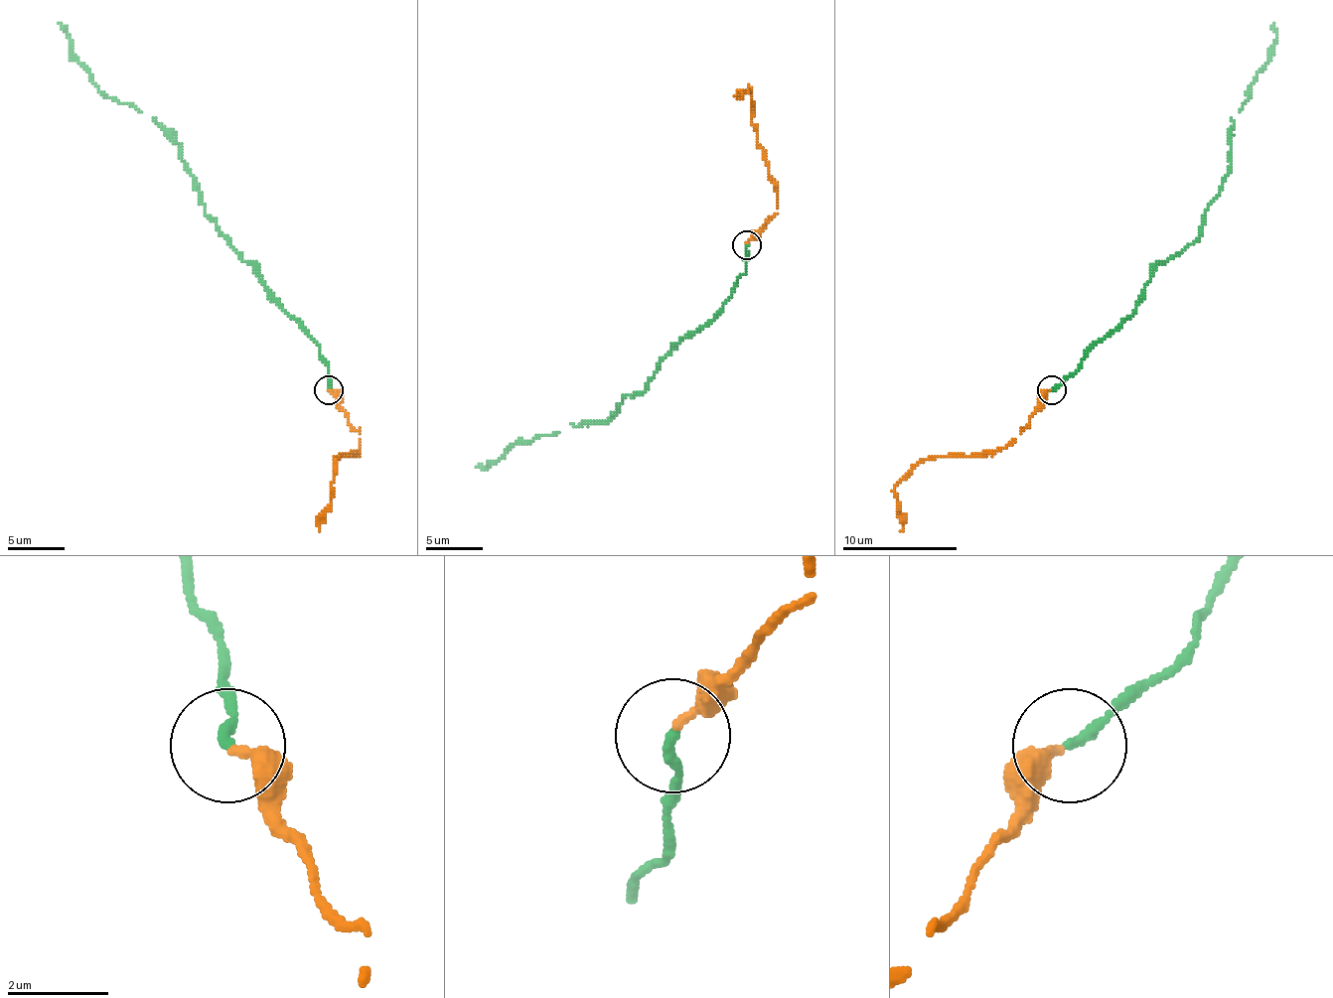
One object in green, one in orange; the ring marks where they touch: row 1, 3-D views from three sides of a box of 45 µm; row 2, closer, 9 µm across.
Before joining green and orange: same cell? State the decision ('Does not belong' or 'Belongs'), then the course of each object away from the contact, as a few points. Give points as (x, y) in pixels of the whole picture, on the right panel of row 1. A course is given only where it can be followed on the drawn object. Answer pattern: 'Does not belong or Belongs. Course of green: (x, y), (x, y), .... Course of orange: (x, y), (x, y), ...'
Belongs. Course of green: (1052, 390), (1132, 313), (1153, 270), (1199, 235), (1205, 213), (1222, 190), (1231, 117), (1270, 60), (1273, 23). Course of orange: (1050, 390), (1021, 433), (1003, 448), (986, 451), (980, 457), (923, 459), (894, 488), (900, 531)

